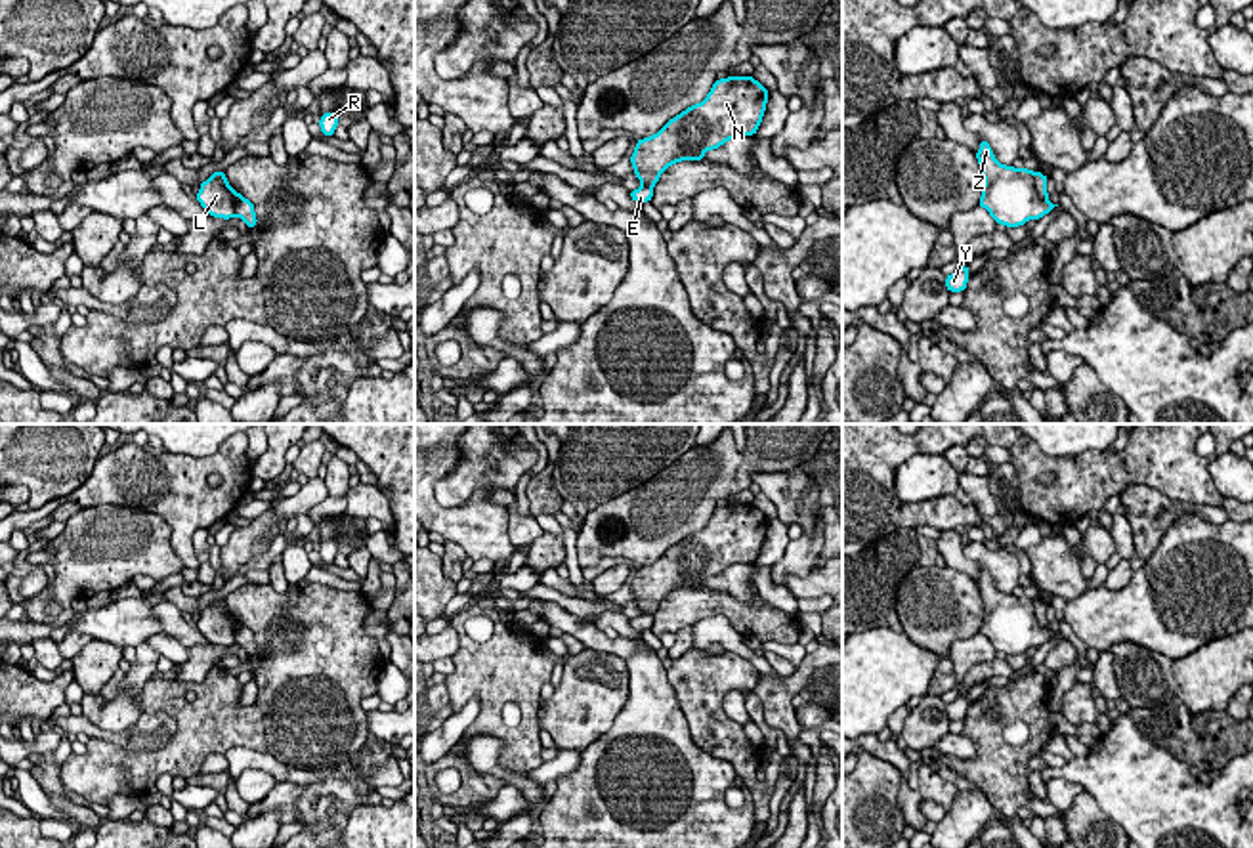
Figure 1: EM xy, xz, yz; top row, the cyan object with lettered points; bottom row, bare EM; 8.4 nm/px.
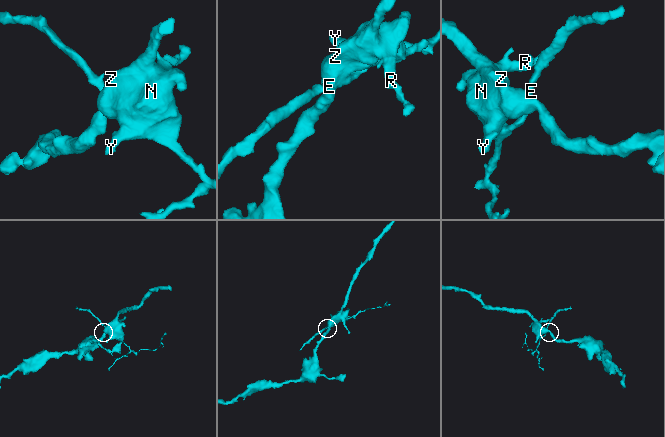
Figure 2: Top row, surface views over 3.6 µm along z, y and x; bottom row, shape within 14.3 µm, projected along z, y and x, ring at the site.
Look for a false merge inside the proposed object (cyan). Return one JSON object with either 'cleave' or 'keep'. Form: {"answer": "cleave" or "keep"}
{"answer": "cleave"}

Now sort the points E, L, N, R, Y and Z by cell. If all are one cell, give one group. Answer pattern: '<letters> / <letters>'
E / L N R Y Z

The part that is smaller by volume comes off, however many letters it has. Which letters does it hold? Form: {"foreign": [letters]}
{"foreign": ["E"]}

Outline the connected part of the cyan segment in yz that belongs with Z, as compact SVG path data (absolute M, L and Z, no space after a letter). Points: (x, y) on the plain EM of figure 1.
M986 567L980 569L976 586L984 604L978 634L984 634L995 651L1018 655L1028 647L1043 646L1058 634L1039 625L1031 598L1016 598L997 590Z

